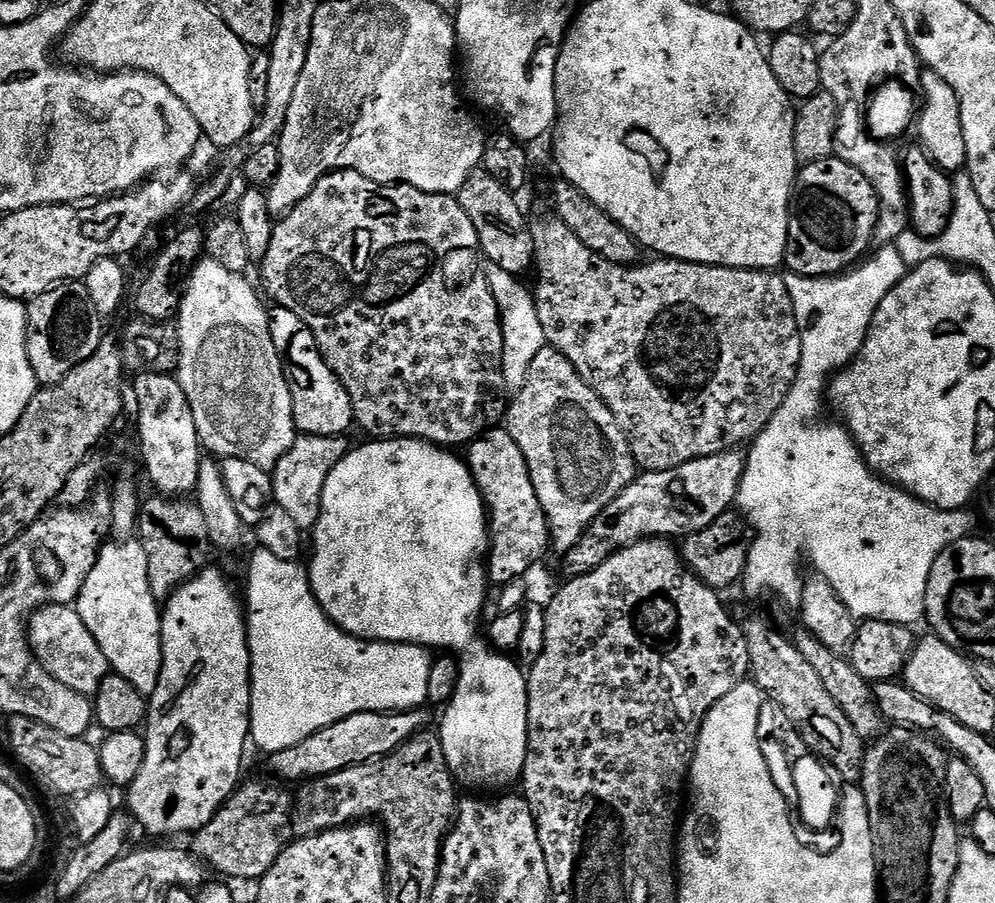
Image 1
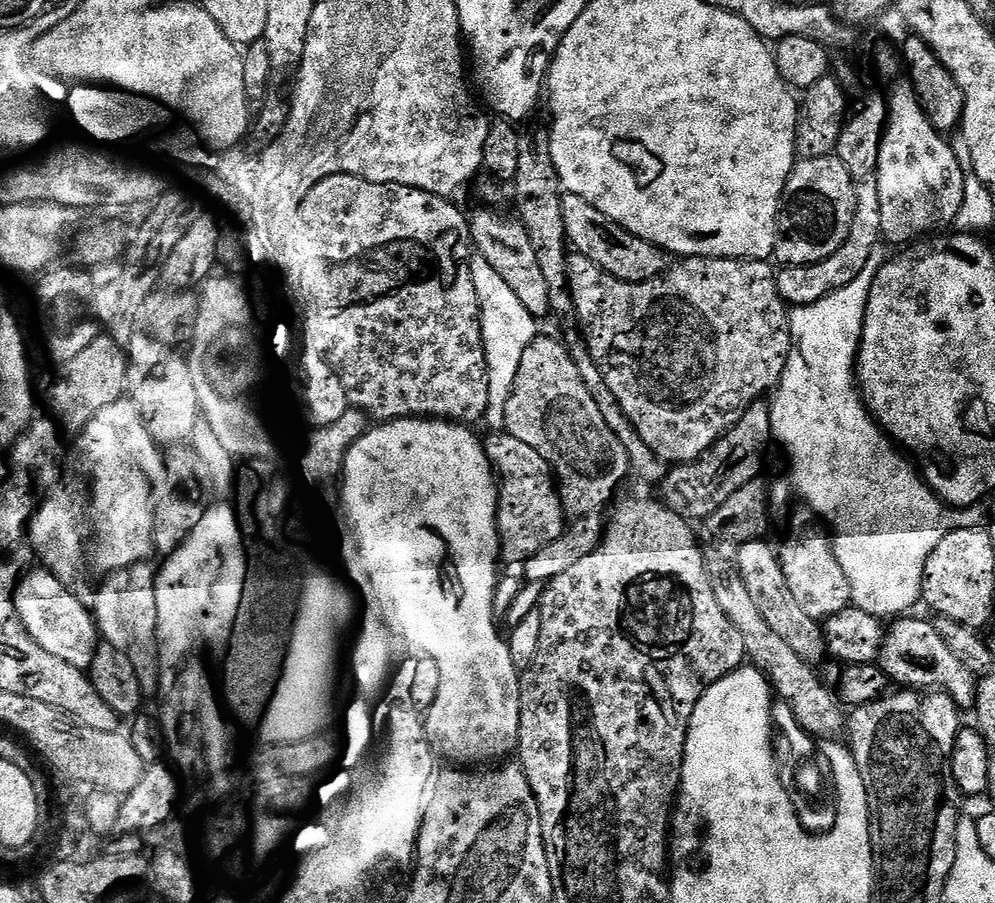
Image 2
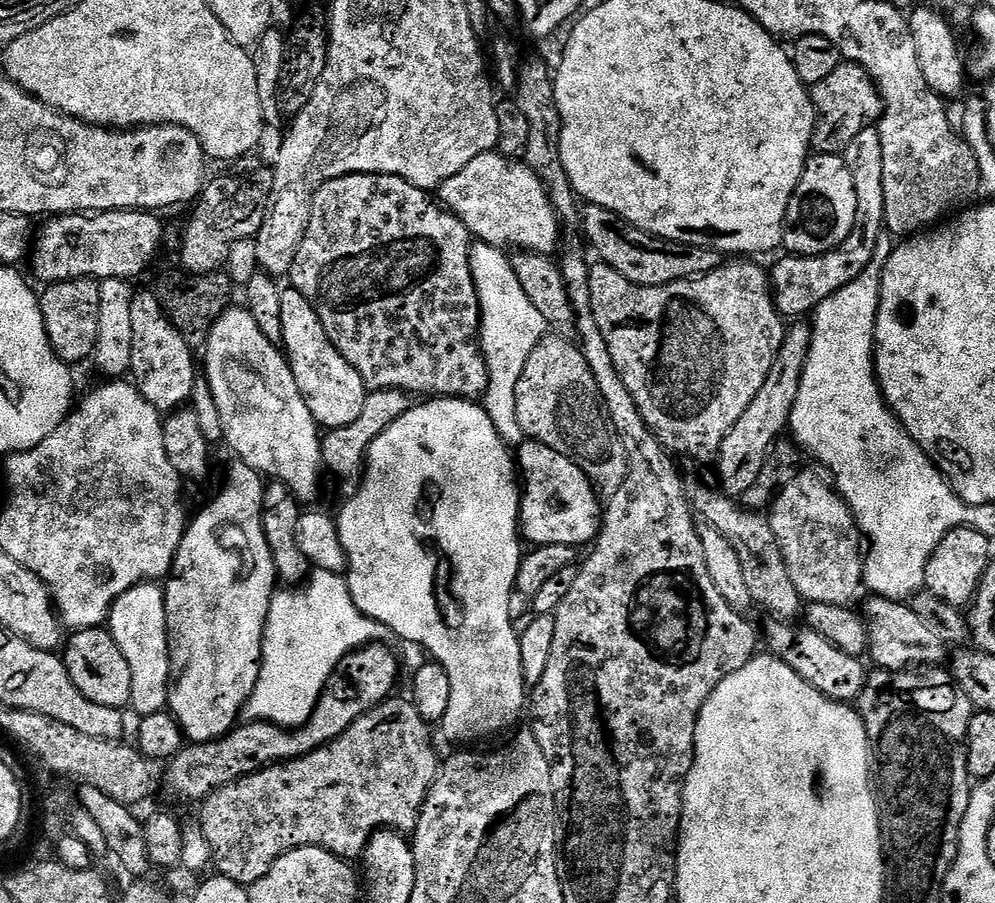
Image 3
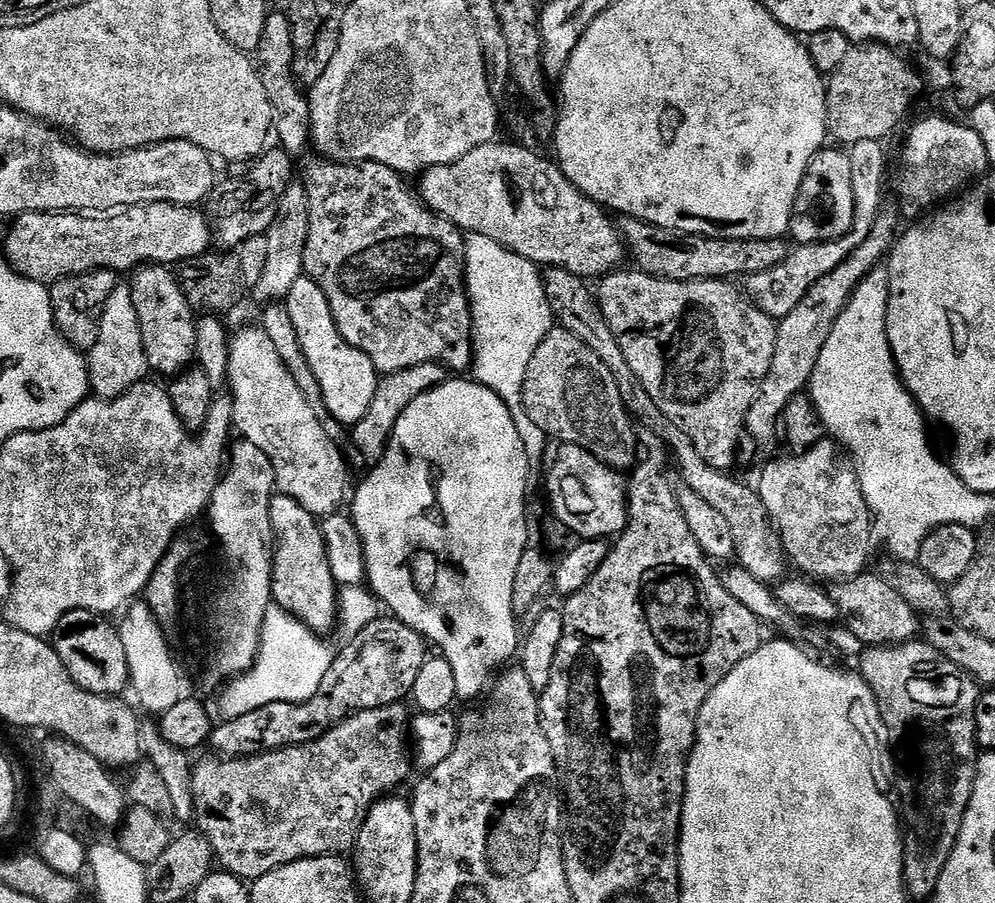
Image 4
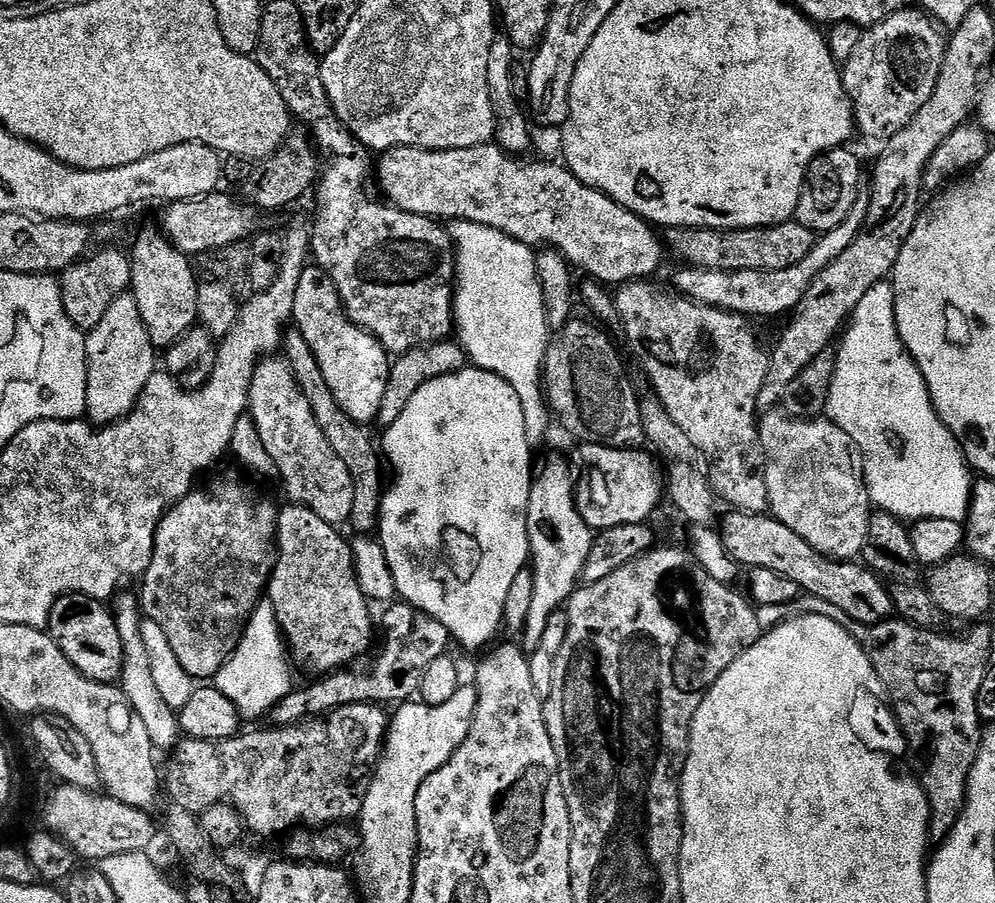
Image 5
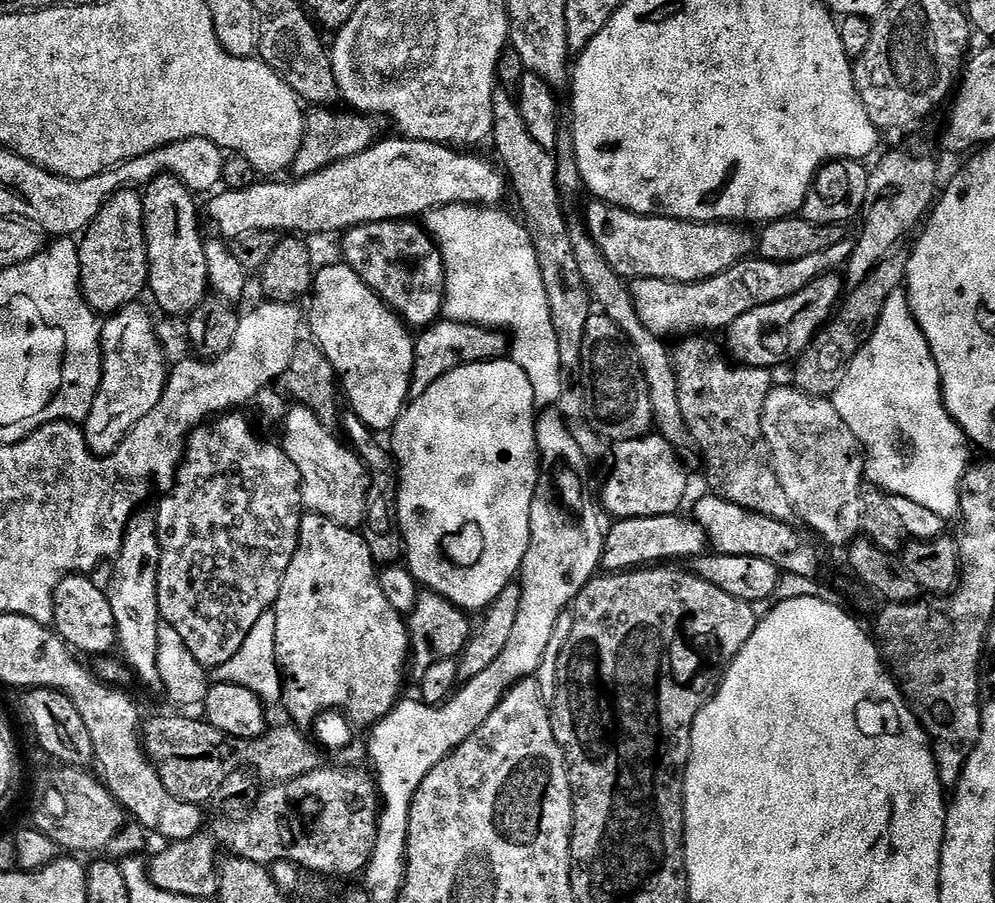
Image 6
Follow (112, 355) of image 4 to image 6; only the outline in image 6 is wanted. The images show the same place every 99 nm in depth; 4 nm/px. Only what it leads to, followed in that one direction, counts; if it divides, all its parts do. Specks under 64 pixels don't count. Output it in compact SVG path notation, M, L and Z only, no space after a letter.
M139 303L129 304L127 308L111 313L102 324L100 385L82 420L88 449L98 457L109 456L118 450L126 434L130 434L139 420L158 406L168 382L170 368L164 365L164 352L152 325L152 316L140 307Z

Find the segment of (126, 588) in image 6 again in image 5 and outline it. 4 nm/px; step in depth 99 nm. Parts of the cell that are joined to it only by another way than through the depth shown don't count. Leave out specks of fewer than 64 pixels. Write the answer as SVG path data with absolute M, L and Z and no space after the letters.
M121 595L114 604L116 625L118 634L122 634L122 650L124 651L124 665L120 671L118 684L124 693L124 698L130 702L130 706L138 714L138 718L142 718L142 723L150 734L148 742L153 749L171 750L182 739L180 717L177 709L166 706L162 694L158 694L158 686L154 683L154 672L150 670L150 660L146 654L146 642L142 642L142 630L140 629L142 609L137 597L135 595L123 596Z

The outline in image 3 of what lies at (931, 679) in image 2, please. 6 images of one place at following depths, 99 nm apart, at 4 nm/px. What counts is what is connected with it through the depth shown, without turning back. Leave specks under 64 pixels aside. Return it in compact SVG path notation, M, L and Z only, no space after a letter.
M875 594L867 598L868 647L877 669L902 672L913 666L940 666L945 663L946 646L942 638L938 638L938 634L933 634L907 603Z

